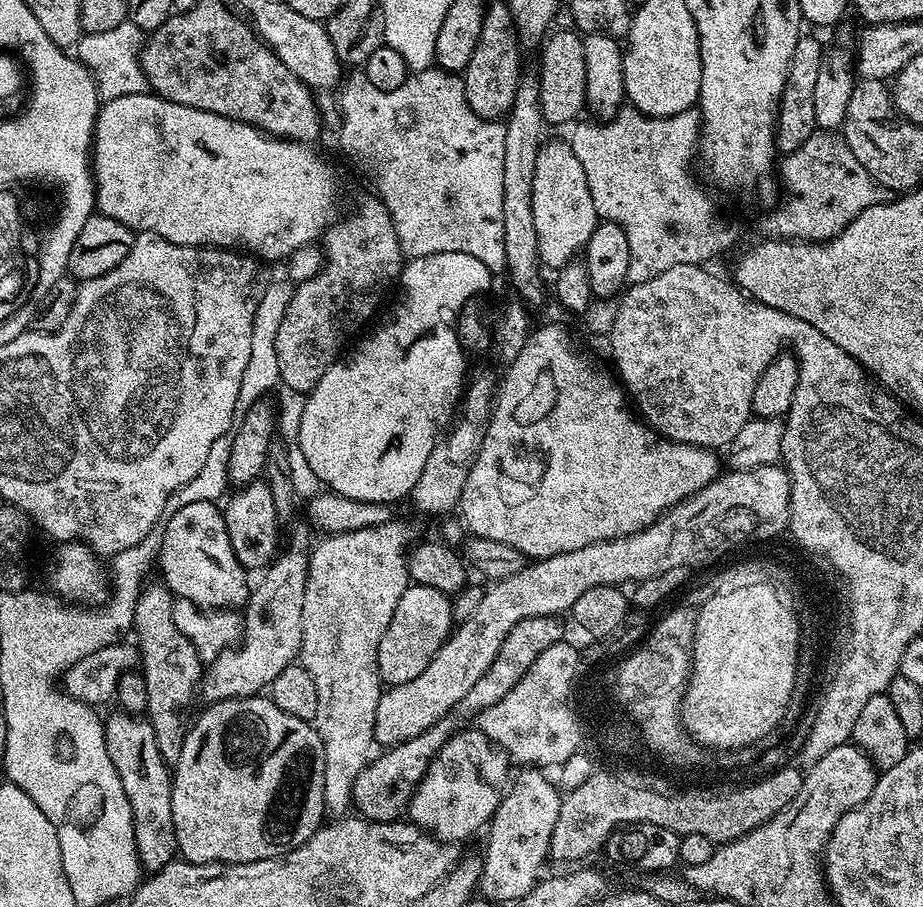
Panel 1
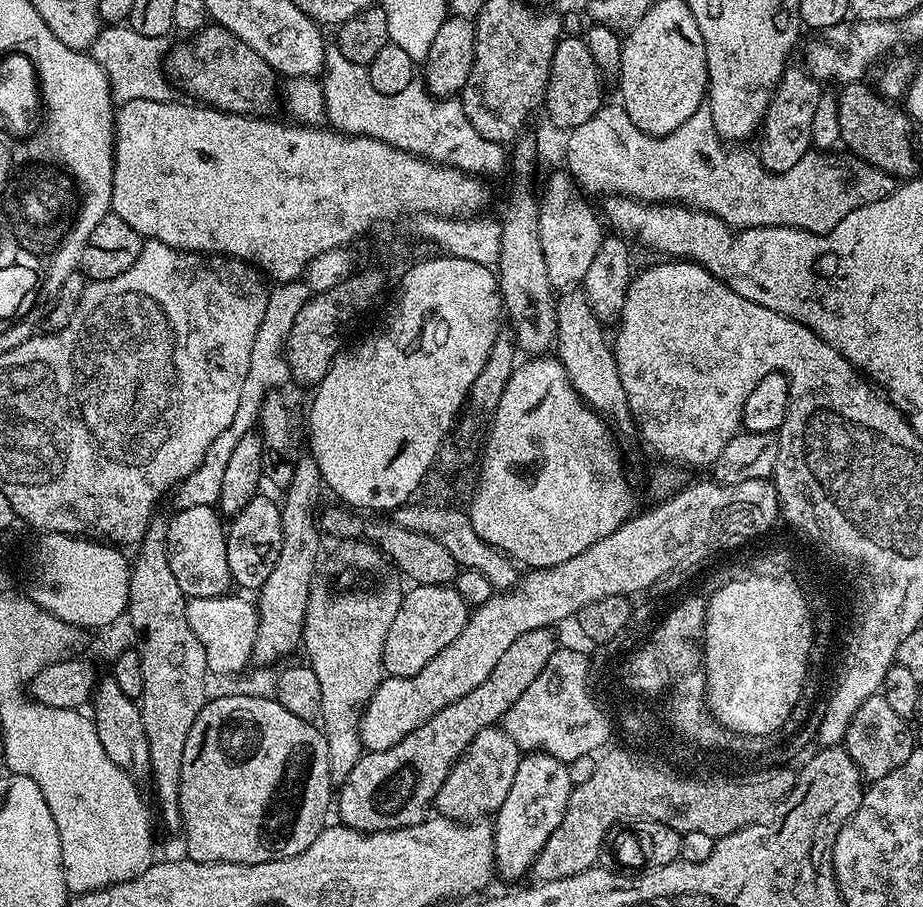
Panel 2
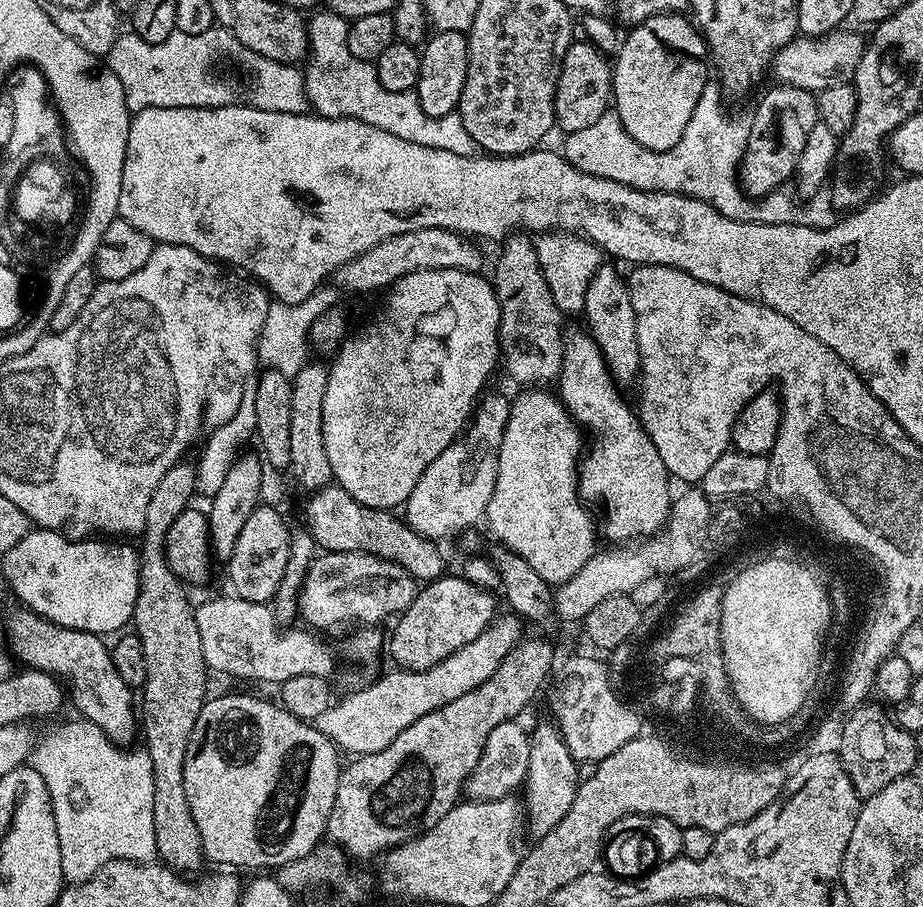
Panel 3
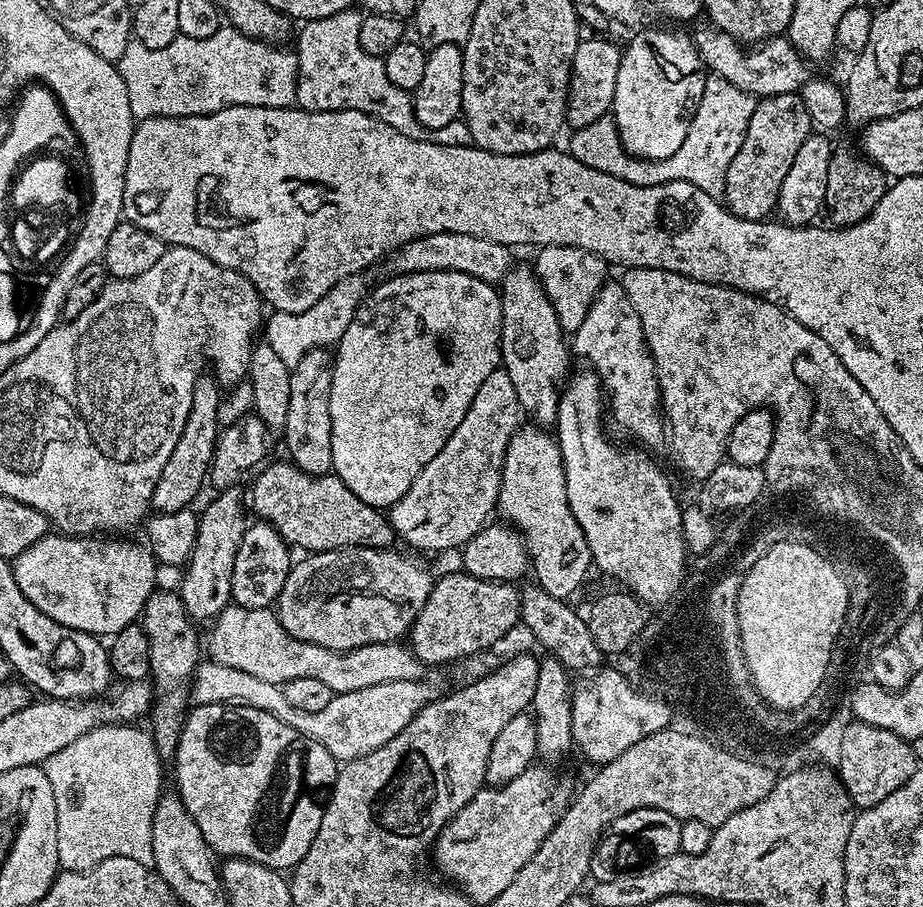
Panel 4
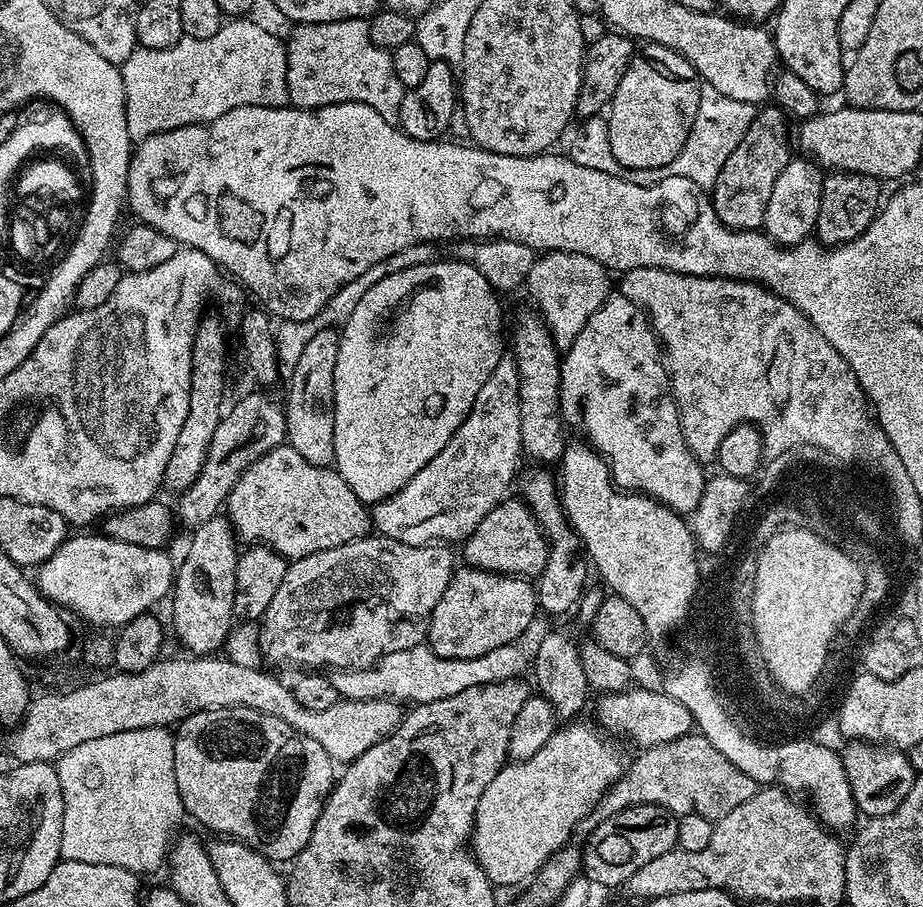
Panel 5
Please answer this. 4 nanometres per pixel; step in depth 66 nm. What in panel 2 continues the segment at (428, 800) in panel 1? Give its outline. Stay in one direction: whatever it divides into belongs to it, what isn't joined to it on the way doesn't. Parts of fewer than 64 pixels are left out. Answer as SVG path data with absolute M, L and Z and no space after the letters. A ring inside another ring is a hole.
M503 727L483 728L456 761L446 782L442 782L442 790L438 790L436 795L435 811L461 822L476 822L491 817L502 802L506 802L506 793L514 783L514 774L518 774L521 755L521 748L514 738L510 738L510 734L504 732Z

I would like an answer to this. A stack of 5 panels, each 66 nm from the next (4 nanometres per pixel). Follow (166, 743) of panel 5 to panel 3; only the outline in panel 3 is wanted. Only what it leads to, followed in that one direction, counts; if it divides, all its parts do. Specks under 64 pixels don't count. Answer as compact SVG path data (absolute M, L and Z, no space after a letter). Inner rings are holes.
M75 719L58 725L41 740L39 737L30 757L30 767L42 774L50 794L62 850L62 874L68 884L90 879L111 860L151 864L157 859L150 754L140 746L127 750L112 744L94 722Z

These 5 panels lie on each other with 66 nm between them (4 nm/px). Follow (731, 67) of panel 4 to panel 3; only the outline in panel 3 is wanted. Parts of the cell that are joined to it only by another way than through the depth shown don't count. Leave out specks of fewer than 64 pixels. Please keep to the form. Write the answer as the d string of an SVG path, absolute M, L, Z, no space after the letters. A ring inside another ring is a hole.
M837 30L835 32L827 32L824 36L805 36L803 34L798 34L795 36L792 41L790 41L786 46L782 46L782 50L778 50L778 54L776 55L776 59L772 61L770 65L771 75L776 75L775 78L779 83L782 84L793 84L794 86L798 86L802 90L806 90L807 92L811 92L813 94L819 94L822 90L826 90L830 86L838 86L839 84L849 83L855 77L856 67L858 66L858 62L862 58L862 54L864 53L864 45L866 43L865 37L860 37L856 32L844 32L845 30Z

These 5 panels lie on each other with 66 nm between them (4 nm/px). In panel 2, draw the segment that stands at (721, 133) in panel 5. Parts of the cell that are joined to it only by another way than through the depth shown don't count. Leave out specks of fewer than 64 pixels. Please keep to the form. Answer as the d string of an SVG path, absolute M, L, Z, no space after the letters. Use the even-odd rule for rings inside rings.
M619 102L605 103L594 114L594 118L590 118L587 122L582 122L582 126L571 129L567 133L568 145L564 148L564 160L567 171L573 177L578 178L585 193L604 192L605 197L609 196L629 196L631 200L642 200L645 202L659 202L662 204L683 204L689 208L699 208L702 212L710 212L717 216L723 224L729 224L730 227L737 230L742 228L800 228L804 232L829 232L835 224L842 218L846 218L846 214L850 214L850 210L858 210L862 206L866 206L870 202L878 202L882 198L886 198L892 191L898 187L897 177L886 174L882 170L878 170L873 164L866 164L863 160L855 155L834 156L831 151L809 150L807 154L790 170L785 172L769 172L765 171L760 162L760 157L755 151L752 152L740 142L725 142L714 130L714 118L710 118L710 110L706 106L702 106L698 110L694 110L694 114L690 114L690 118L686 118L686 122L682 122L682 126L678 126L678 130L674 130L669 136L647 136L642 130L638 130L638 126L634 126L634 122L630 122L630 114L626 114L623 104Z

